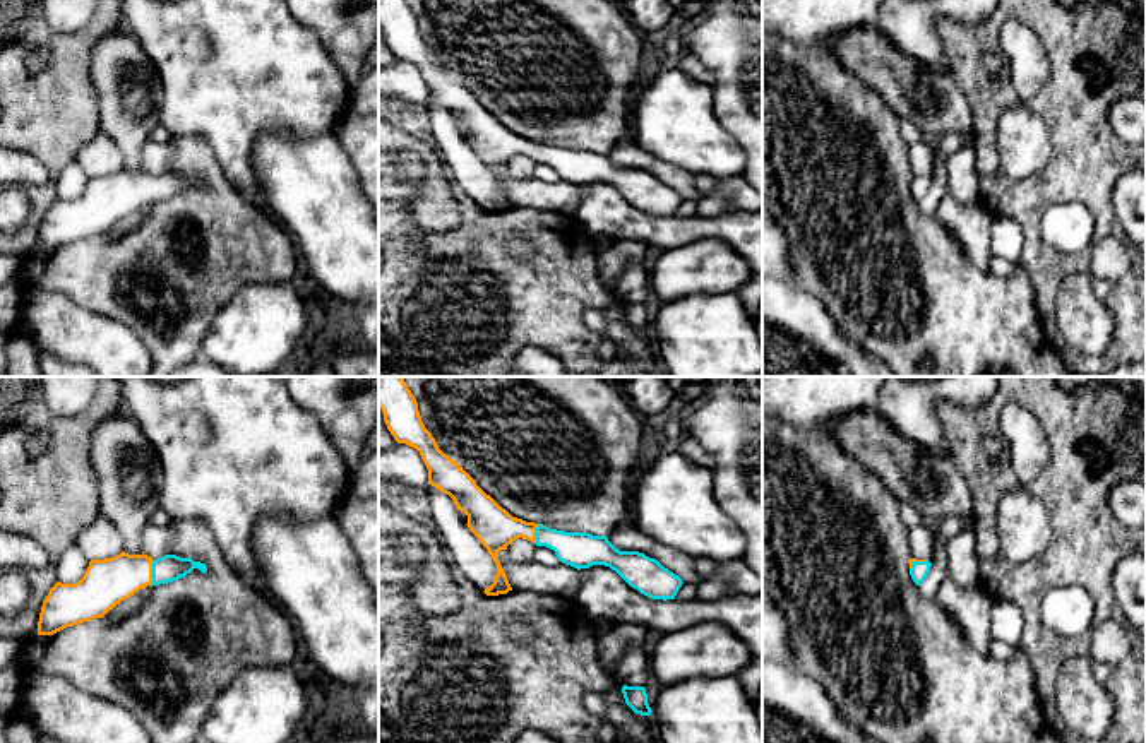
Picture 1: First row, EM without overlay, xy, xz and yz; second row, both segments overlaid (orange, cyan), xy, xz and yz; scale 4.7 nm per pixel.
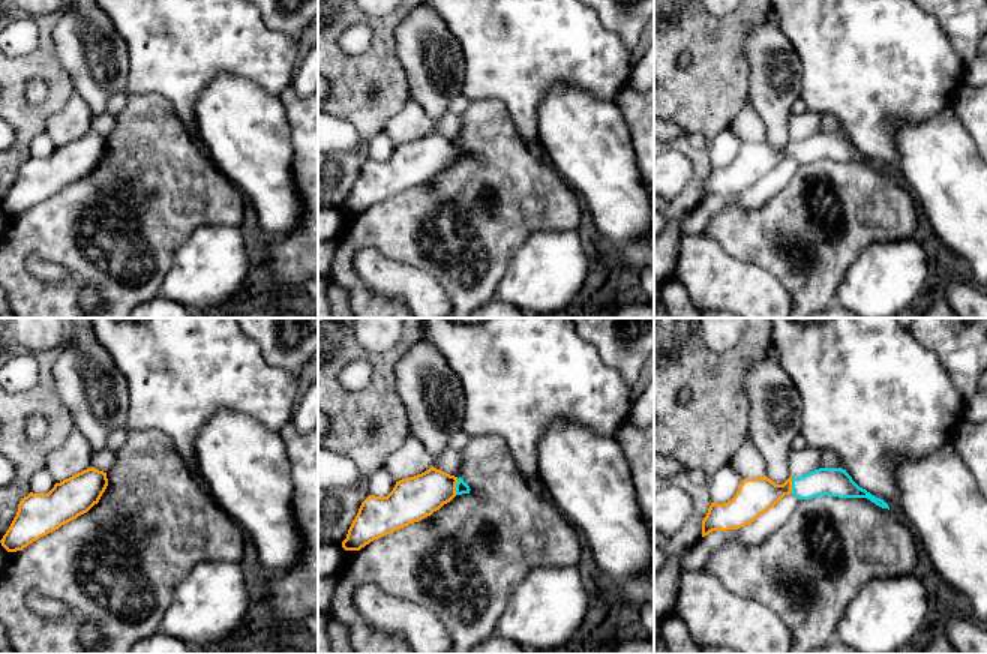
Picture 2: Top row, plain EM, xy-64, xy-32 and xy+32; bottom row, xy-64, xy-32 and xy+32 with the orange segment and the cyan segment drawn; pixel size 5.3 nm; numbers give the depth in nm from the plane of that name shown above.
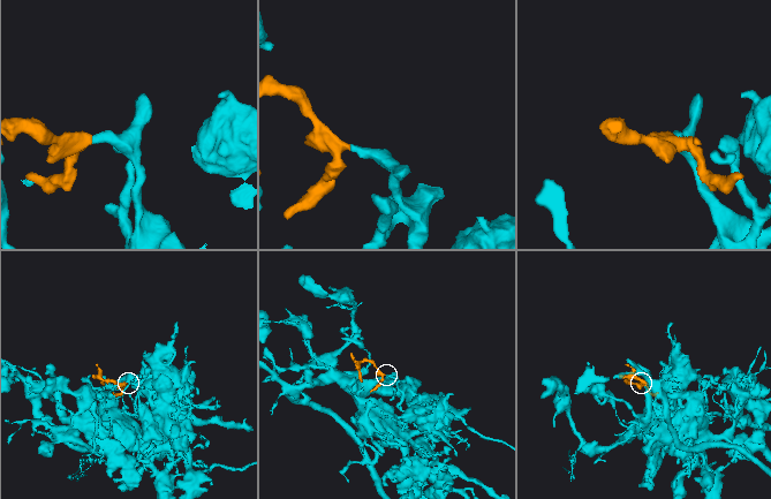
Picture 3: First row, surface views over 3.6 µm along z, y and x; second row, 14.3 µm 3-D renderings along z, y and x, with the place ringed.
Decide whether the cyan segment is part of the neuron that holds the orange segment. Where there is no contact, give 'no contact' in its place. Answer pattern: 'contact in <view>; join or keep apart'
contact in xy; join

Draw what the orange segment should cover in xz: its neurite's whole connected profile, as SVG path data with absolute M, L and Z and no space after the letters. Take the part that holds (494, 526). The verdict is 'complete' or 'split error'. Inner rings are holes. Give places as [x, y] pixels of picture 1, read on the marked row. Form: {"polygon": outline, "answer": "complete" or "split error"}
{"polygon": "M379 377L379 407L394 440L420 452L428 469L428 484L454 500L457 510L468 515L469 531L492 555L497 575L493 584L483 591L486 596L512 591L498 562L498 551L522 538L536 546L553 550L558 562L577 570L605 565L651 599L675 599L683 582L658 560L639 551L620 551L606 536L565 532L512 517L456 461L439 449L423 425L418 402L403 377Z", "answer": "split error"}

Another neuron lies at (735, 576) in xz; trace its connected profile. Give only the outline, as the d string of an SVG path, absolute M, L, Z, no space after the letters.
M742 560L719 563L713 579L701 579L695 599L711 603L728 596L731 591L740 596L757 596L762 592L762 577L752 572Z

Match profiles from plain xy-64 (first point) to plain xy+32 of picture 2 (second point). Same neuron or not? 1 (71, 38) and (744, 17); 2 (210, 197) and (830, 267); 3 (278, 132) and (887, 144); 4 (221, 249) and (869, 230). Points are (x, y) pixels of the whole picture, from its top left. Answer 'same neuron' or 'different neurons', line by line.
1: different neurons
2: same neuron
3: different neurons
4: different neurons

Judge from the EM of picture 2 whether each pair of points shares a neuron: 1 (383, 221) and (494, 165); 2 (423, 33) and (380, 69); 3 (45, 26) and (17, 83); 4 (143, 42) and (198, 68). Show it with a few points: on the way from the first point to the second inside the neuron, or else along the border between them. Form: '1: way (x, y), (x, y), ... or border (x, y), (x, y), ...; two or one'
1: way (410, 221), (417, 221), (441, 198), (467, 192); one
2: border (399, 20), (393, 30), (395, 54), (410, 87); two
3: way (45, 39), (45, 51), (27, 69); one
4: way (156, 42), (173, 42), (185, 54); one

